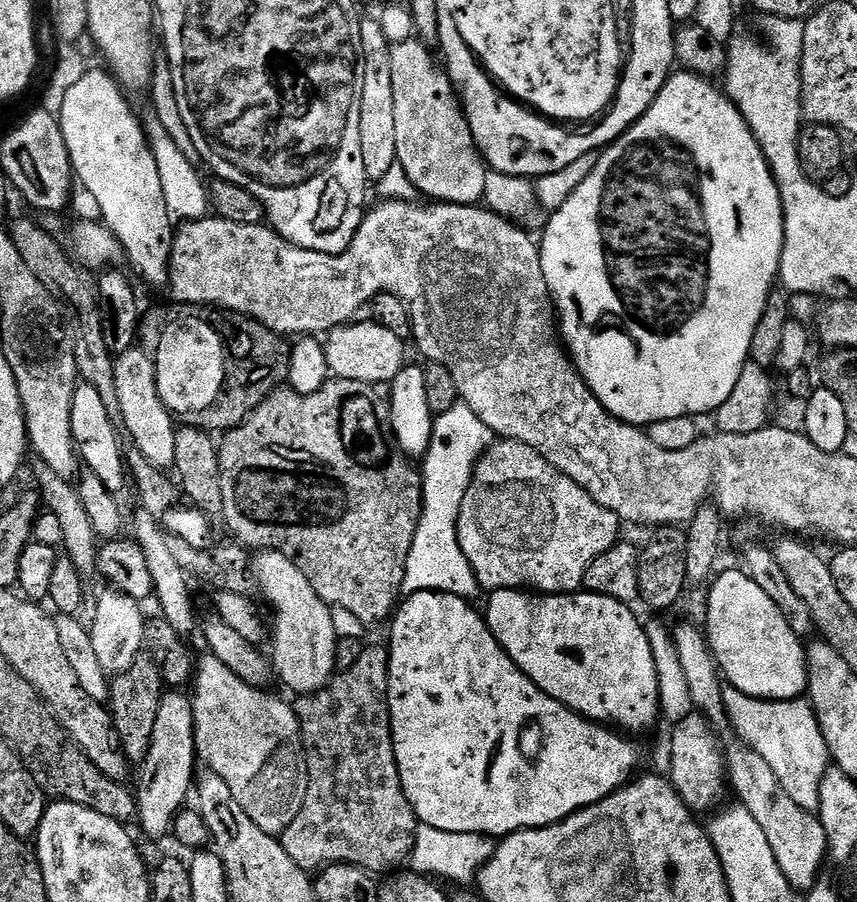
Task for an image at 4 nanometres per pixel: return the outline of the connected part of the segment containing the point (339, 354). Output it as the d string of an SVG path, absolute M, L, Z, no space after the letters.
M349 322L344 327L335 328L327 333L326 351L331 375L342 380L353 380L373 386L387 385L406 366L405 341L398 334L390 334L386 326L375 322L360 323Z

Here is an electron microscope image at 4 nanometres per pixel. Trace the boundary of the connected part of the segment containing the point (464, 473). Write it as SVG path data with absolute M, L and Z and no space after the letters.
M462 402L433 419L430 446L422 458L424 501L418 530L414 534L414 546L410 558L406 558L405 593L445 592L469 602L481 595L478 578L458 540L458 518L476 464L493 443L494 434L486 422L482 422L482 418Z

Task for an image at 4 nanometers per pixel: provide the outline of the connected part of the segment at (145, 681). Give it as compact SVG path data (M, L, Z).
M148 654L141 655L130 670L119 673L111 681L112 724L116 728L119 747L123 748L129 761L143 762L146 758L154 734L154 718L158 714L158 706L162 702L165 691L166 685L162 674Z

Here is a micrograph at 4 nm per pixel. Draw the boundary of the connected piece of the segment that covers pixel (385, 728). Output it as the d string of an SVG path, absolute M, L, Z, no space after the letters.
M372 644L357 655L344 673L333 675L325 688L301 695L297 699L300 701L295 701L300 735L306 741L308 789L306 802L302 802L302 810L298 810L298 818L290 822L279 840L290 858L294 858L294 862L309 874L329 864L353 864L355 868L373 874L392 874L412 859L418 821L402 790L402 778L394 754L392 719L388 709L389 666L389 649L385 645L383 648L380 644Z

